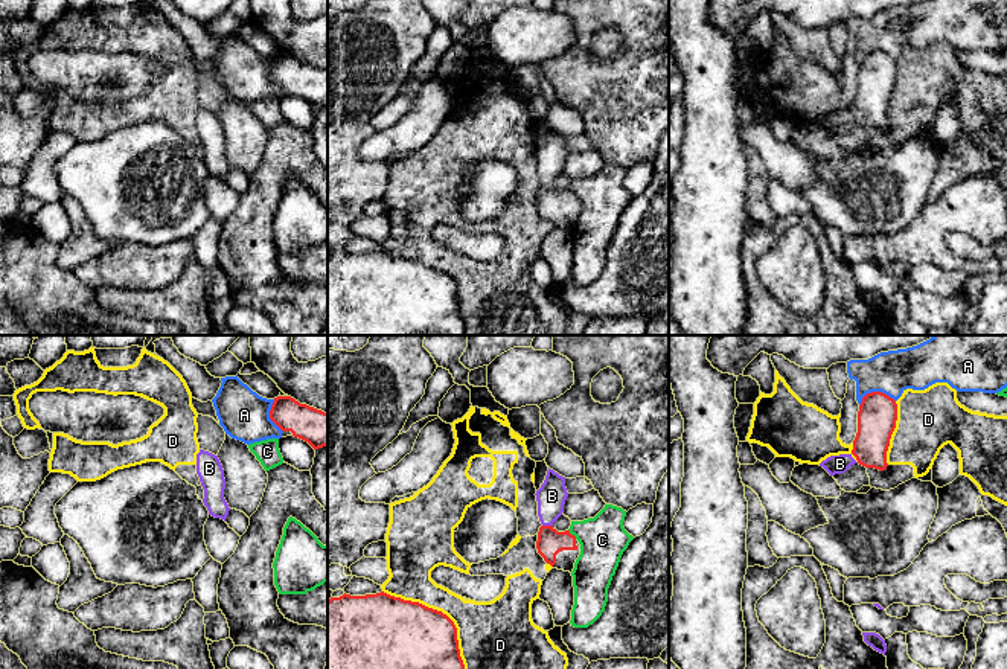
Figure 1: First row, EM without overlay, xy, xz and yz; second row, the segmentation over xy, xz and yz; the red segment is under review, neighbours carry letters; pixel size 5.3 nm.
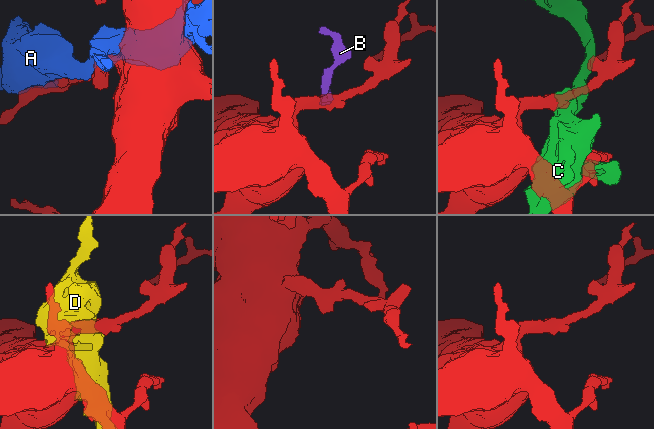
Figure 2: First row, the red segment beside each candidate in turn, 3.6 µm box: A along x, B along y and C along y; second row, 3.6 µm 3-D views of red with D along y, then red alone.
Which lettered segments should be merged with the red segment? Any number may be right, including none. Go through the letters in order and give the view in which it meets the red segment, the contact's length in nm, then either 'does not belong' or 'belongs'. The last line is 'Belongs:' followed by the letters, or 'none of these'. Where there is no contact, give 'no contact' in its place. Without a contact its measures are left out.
A: contact in yz; length 190 nm; does not belong
B: contact in xz; length 60 nm; belongs
C: contact in xz; length 70 nm; does not belong
D: contact in xz; length 650 nm; does not belong
Belongs: B

